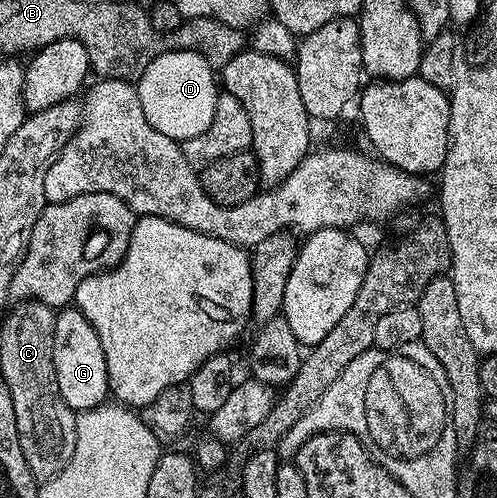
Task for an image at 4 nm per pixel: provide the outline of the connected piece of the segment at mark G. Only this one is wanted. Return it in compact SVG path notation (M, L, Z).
M64 307L56 314L54 323L54 371L58 375L58 391L62 391L62 399L74 411L93 409L109 400L108 372L106 371L106 355L102 351L102 343L98 339L98 331L75 307Z

